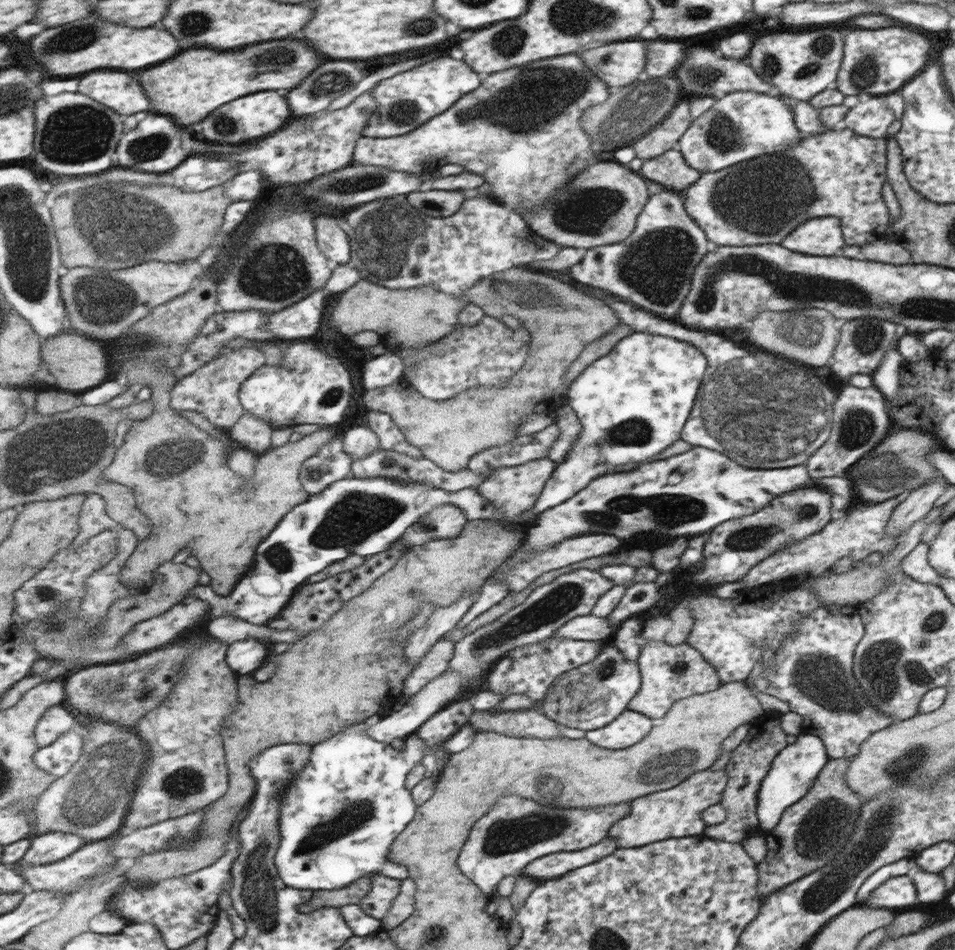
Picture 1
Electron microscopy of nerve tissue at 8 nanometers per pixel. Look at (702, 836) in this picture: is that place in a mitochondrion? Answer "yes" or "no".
no

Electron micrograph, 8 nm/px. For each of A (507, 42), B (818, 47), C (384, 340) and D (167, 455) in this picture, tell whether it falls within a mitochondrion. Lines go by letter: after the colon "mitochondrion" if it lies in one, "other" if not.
A: mitochondrion
B: mitochondrion
C: other
D: mitochondrion

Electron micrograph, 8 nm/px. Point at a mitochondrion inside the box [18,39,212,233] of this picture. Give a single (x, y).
(77, 135)

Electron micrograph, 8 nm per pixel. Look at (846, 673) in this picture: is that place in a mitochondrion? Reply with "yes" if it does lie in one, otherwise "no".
no

